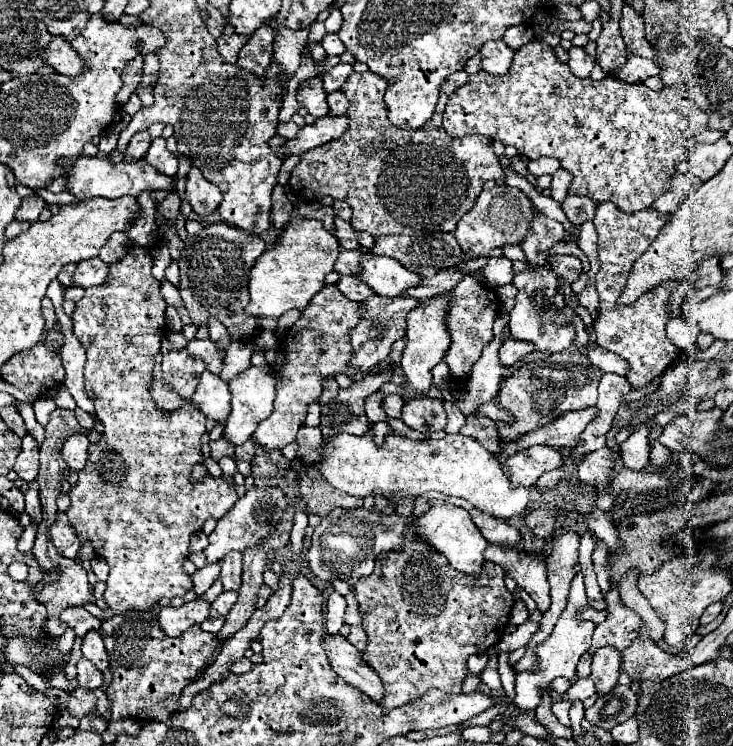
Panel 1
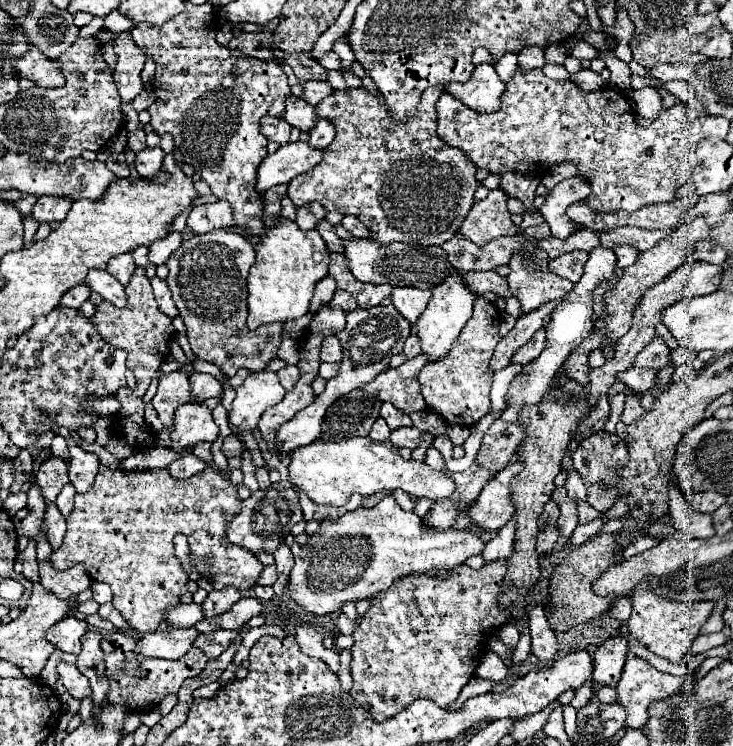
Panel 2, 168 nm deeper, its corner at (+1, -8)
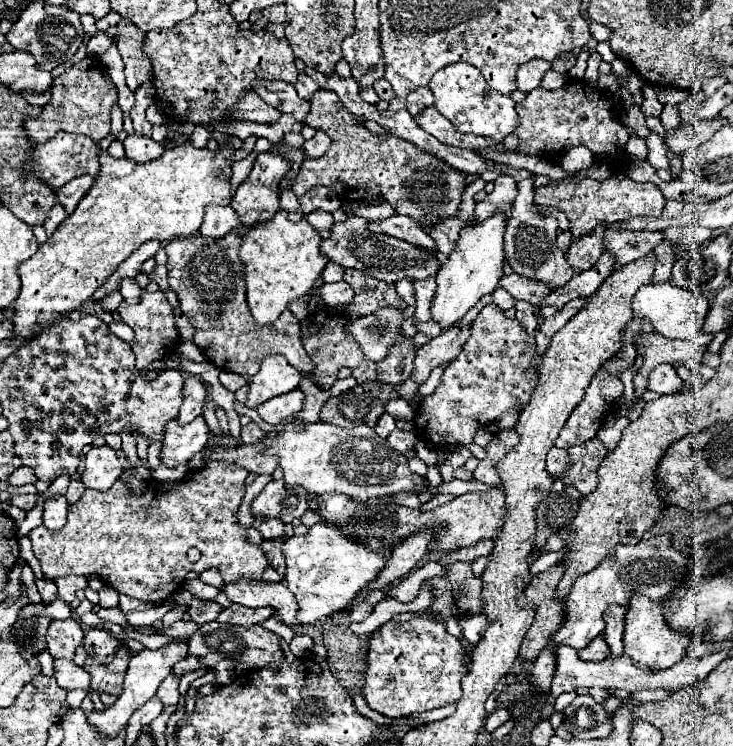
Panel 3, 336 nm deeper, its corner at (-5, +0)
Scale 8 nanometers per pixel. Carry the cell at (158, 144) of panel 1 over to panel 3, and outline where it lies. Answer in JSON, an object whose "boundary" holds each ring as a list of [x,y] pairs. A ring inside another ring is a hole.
{"boundary":[[[128,135],[124,141],[124,149],[126,149],[126,157],[136,161],[136,163],[146,163],[152,161],[156,157],[160,157],[164,153],[164,147],[156,141],[152,141],[150,137],[144,135]]]}

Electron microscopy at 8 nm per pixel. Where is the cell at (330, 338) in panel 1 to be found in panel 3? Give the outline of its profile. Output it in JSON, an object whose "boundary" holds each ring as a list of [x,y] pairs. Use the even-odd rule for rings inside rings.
{"boundary":[[[300,389],[280,395],[280,397],[272,397],[270,401],[266,401],[264,405],[258,405],[256,411],[258,415],[272,425],[278,425],[286,419],[290,419],[294,413],[298,413],[302,409],[304,403],[304,393]]]}

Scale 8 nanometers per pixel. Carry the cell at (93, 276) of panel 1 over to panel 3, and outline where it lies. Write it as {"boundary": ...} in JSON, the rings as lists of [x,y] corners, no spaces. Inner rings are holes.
{"boundary":[[[122,279],[120,281],[120,293],[122,293],[126,303],[138,303],[142,287],[134,279]]]}

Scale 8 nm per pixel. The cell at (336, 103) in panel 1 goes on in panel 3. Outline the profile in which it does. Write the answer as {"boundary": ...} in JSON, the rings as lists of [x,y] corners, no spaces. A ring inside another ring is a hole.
{"boundary":[[[316,131],[316,137],[310,139],[310,141],[306,141],[304,147],[302,147],[304,149],[304,157],[306,159],[318,159],[318,157],[322,157],[328,151],[328,145],[330,145],[328,135]]]}

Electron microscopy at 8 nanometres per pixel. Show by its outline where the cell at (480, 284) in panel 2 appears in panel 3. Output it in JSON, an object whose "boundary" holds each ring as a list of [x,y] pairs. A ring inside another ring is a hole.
{"boundary":[[[512,273],[510,277],[502,277],[500,287],[504,287],[514,299],[528,301],[534,307],[538,307],[542,303],[542,299],[552,293],[552,287],[544,285],[542,281],[536,281],[530,277],[520,277],[516,273]]]}

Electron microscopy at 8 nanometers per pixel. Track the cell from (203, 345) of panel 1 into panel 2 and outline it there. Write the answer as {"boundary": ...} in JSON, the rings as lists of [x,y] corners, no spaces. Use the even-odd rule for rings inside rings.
{"boundary":[[[192,371],[190,373],[190,387],[192,387],[192,395],[202,401],[202,399],[210,399],[210,397],[220,397],[222,395],[222,385],[216,377],[208,375],[208,373],[198,373]]]}

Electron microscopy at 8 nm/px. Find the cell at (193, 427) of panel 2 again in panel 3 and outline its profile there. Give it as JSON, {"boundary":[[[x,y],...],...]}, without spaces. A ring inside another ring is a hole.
{"boundary":[[[196,417],[196,421],[188,425],[178,425],[176,419],[168,421],[168,425],[164,425],[160,461],[166,467],[176,467],[176,463],[188,463],[198,451],[206,449],[206,443],[210,439],[208,433],[210,429],[202,417]]]}

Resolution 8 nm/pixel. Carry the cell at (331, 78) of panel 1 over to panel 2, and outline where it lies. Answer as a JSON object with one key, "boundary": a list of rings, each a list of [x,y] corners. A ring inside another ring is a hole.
{"boundary":[[[308,81],[304,83],[304,99],[310,103],[310,105],[318,105],[326,95],[330,95],[334,89],[330,87],[328,81]]]}

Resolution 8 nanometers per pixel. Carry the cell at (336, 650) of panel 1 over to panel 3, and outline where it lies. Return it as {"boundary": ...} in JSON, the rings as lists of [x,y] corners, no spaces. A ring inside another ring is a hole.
{"boundary":[[[238,579],[234,583],[224,583],[222,593],[232,601],[246,607],[272,607],[286,625],[296,621],[296,599],[282,583],[266,583],[256,579]]]}

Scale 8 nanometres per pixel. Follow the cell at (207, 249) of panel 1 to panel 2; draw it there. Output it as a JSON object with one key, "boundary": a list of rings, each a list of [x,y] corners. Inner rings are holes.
{"boundary":[[[214,229],[210,233],[184,239],[166,263],[170,269],[166,283],[186,325],[186,337],[192,353],[216,363],[230,377],[240,367],[250,371],[264,369],[266,363],[276,357],[276,349],[282,341],[282,323],[266,323],[266,327],[258,327],[254,331],[246,327],[246,277],[254,261],[256,253],[246,237]]]}

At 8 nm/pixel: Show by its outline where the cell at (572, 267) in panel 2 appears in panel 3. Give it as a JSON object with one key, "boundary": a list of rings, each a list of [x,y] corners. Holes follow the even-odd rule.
{"boundary":[[[602,223],[592,233],[576,239],[570,245],[566,259],[568,259],[568,265],[574,269],[574,273],[592,269],[596,265],[596,261],[604,253],[604,231],[606,231],[606,225]]]}

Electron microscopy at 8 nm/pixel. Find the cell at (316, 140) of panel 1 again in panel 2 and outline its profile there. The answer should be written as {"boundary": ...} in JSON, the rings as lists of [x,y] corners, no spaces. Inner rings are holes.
{"boundary":[[[304,141],[282,145],[276,153],[266,155],[266,159],[260,163],[256,189],[264,193],[272,185],[290,183],[296,175],[306,173],[318,165],[318,161],[322,161],[322,155],[324,149],[316,149]]]}

